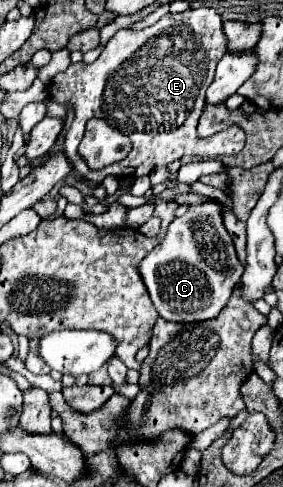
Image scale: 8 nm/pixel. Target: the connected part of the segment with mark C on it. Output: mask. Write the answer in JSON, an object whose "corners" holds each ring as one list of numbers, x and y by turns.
{"corners":[[206,200,200,206,190,206,184,216,174,218,166,238,138,264,138,272,164,320,204,322,216,318,242,276,234,242,222,224,222,206]]}

